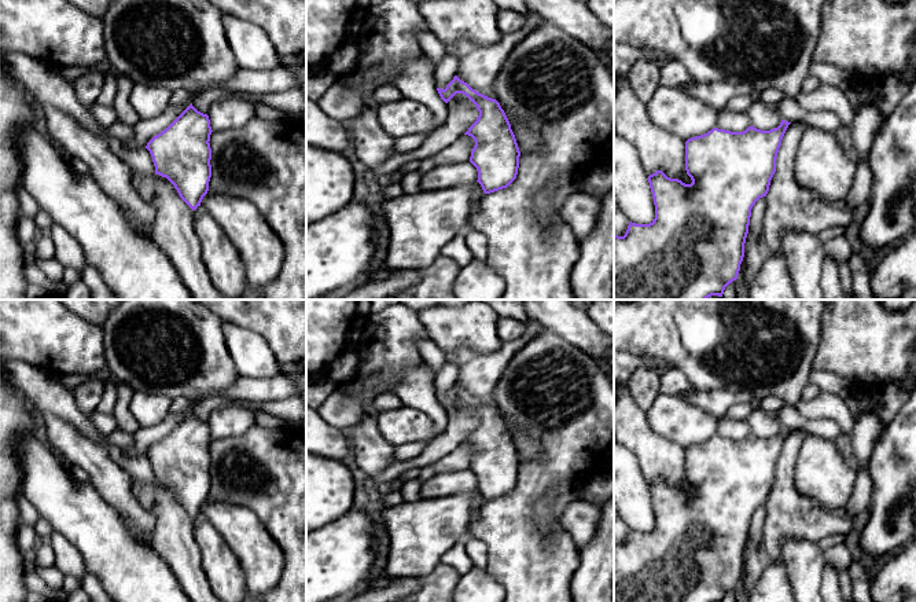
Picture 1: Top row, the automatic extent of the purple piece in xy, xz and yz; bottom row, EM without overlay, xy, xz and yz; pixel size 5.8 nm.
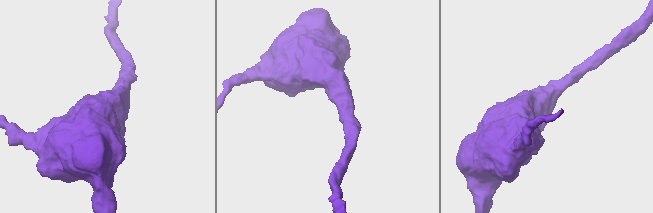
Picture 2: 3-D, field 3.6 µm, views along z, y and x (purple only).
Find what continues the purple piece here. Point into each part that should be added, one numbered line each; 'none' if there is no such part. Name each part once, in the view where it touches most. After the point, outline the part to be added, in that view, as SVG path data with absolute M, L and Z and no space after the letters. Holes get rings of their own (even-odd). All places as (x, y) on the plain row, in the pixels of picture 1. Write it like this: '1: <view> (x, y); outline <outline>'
none

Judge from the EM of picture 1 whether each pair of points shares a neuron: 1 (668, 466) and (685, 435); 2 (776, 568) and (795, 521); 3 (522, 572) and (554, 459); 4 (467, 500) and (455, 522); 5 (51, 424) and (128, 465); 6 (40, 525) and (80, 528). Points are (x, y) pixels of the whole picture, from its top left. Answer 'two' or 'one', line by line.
1: two
2: two
3: one
4: one
5: two
6: two

